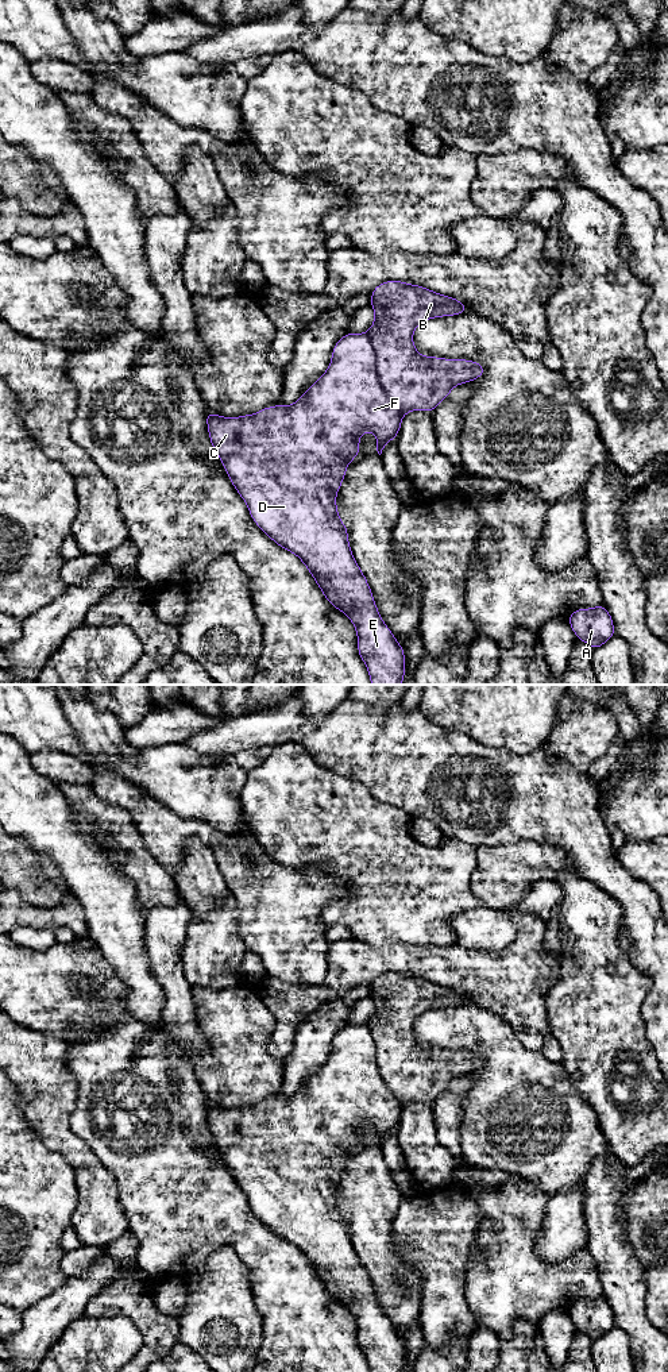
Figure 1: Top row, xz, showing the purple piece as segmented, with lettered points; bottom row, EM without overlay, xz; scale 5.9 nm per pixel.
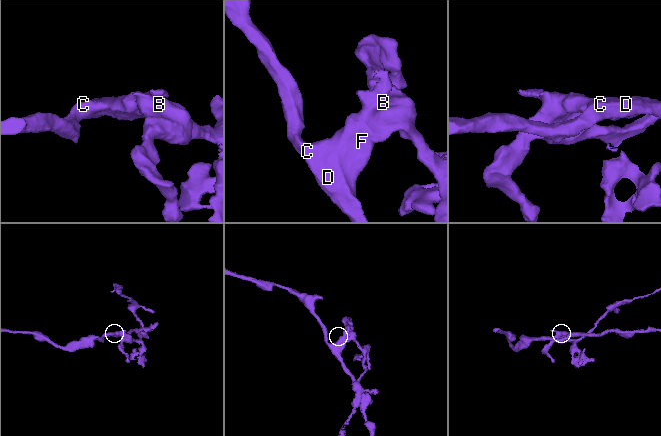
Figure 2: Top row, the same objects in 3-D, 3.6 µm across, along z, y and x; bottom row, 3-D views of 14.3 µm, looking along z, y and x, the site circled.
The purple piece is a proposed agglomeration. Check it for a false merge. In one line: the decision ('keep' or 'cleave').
cleave

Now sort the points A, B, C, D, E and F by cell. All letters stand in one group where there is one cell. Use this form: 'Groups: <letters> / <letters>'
Groups: A B / C D E F

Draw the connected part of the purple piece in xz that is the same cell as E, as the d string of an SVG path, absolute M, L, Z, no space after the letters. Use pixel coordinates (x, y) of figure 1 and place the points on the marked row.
M351 332L336 342L328 370L293 405L278 404L239 417L221 417L213 412L205 412L213 451L221 459L233 487L247 504L254 523L274 543L301 559L325 600L355 625L358 654L367 667L371 685L401 685L406 672L405 651L383 623L370 585L352 555L348 529L337 512L336 493L347 475L347 465L354 462L360 452L358 438L372 431L377 438L377 451L381 455L391 439L397 440L402 417L403 413L389 398L378 378L371 339L367 334Z

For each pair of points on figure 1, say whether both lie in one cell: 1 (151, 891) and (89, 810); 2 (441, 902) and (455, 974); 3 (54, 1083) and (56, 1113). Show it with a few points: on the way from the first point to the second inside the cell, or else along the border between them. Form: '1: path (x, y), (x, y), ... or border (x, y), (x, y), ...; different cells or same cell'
1: path (145, 870), (132, 858), (128, 843), (111, 825); same cell
2: border (456, 943), (447, 945), (417, 944); different cells
3: path (54, 1090), (54, 1106); same cell

